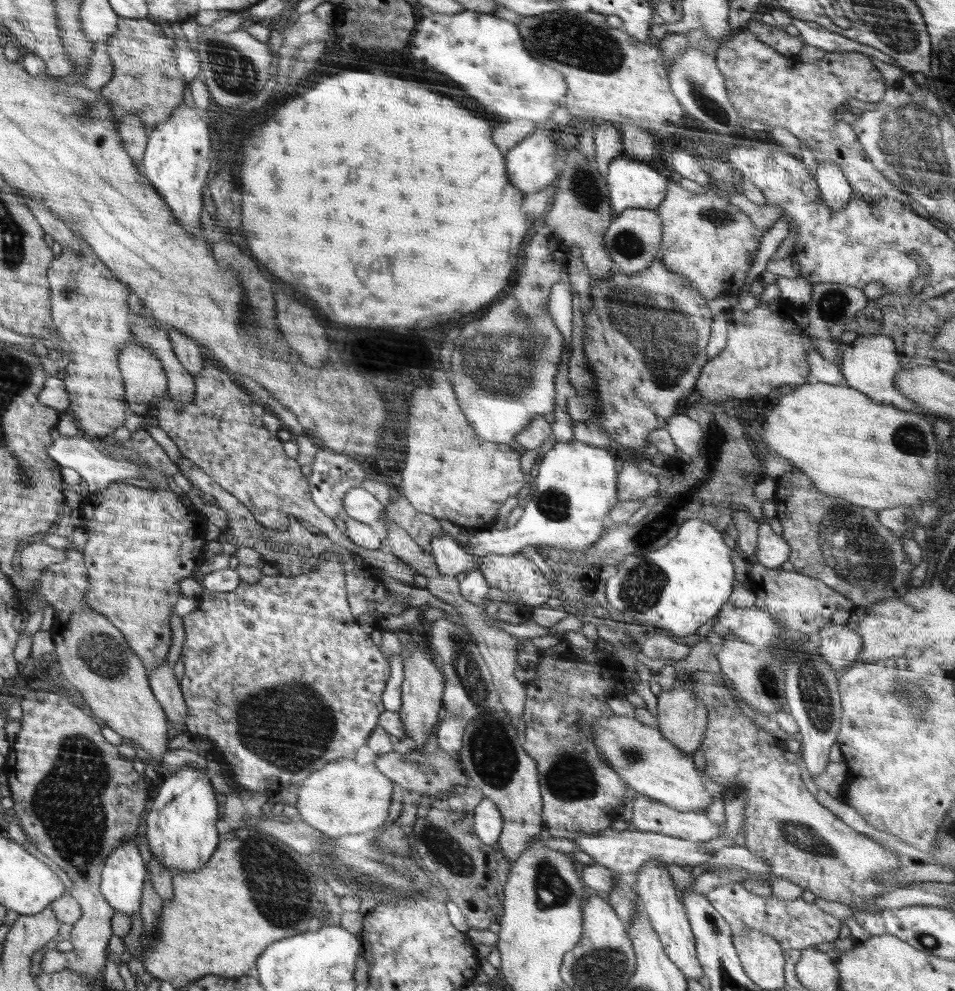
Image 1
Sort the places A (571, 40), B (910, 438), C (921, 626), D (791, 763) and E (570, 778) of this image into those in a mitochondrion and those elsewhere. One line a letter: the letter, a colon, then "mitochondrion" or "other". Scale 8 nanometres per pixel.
A: mitochondrion
B: mitochondrion
C: other
D: other
E: mitochondrion

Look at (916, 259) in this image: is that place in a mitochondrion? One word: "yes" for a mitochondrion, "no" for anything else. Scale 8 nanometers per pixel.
yes

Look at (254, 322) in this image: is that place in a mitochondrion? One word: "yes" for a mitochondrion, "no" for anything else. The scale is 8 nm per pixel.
yes

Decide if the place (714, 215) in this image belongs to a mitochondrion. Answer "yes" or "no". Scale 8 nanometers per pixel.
yes

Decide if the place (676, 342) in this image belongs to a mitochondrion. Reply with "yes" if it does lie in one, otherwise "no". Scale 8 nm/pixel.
yes

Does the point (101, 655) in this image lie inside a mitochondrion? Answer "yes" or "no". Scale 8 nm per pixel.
yes

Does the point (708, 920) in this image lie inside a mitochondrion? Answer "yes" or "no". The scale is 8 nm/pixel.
yes

